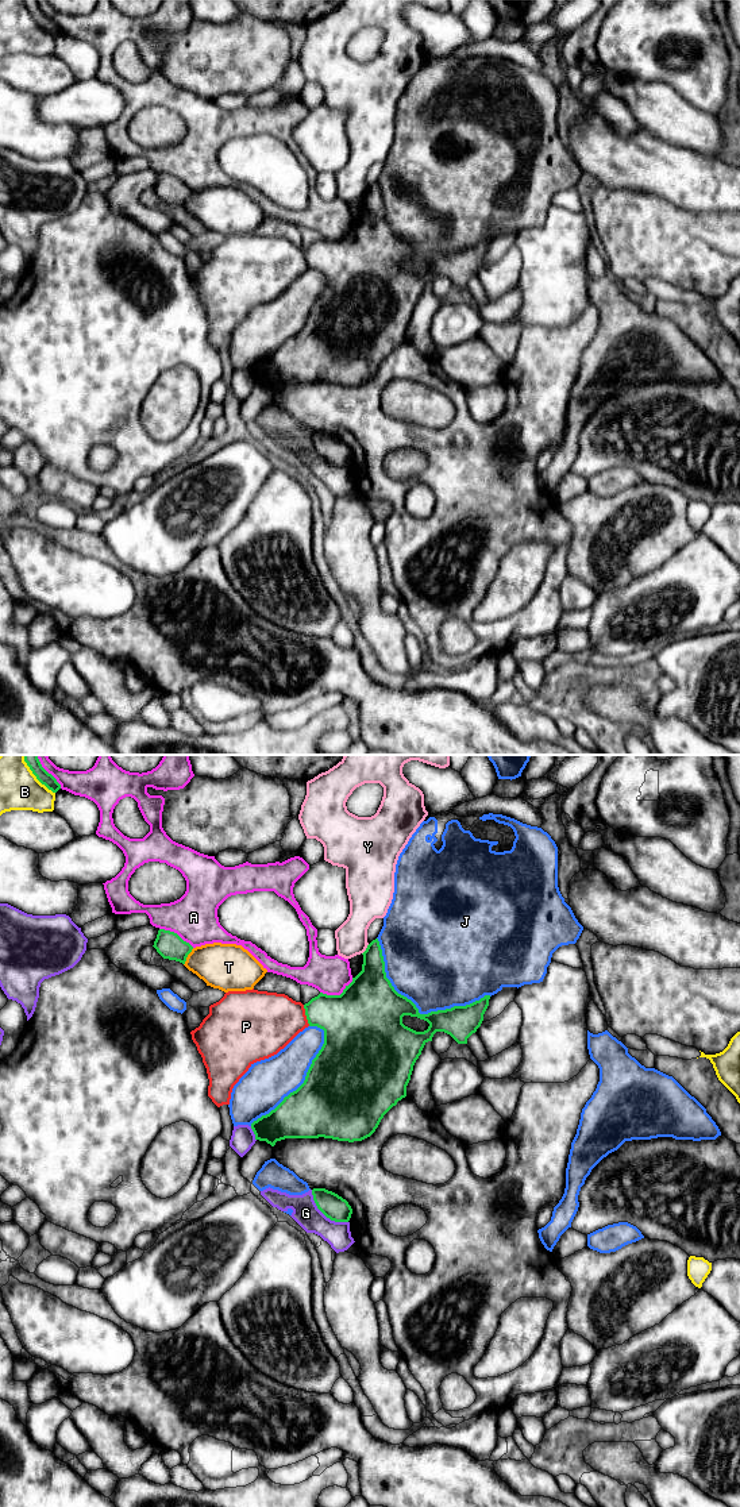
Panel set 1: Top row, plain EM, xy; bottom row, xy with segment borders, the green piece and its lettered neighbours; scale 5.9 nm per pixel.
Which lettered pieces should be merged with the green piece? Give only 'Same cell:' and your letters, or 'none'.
Same cell: J

